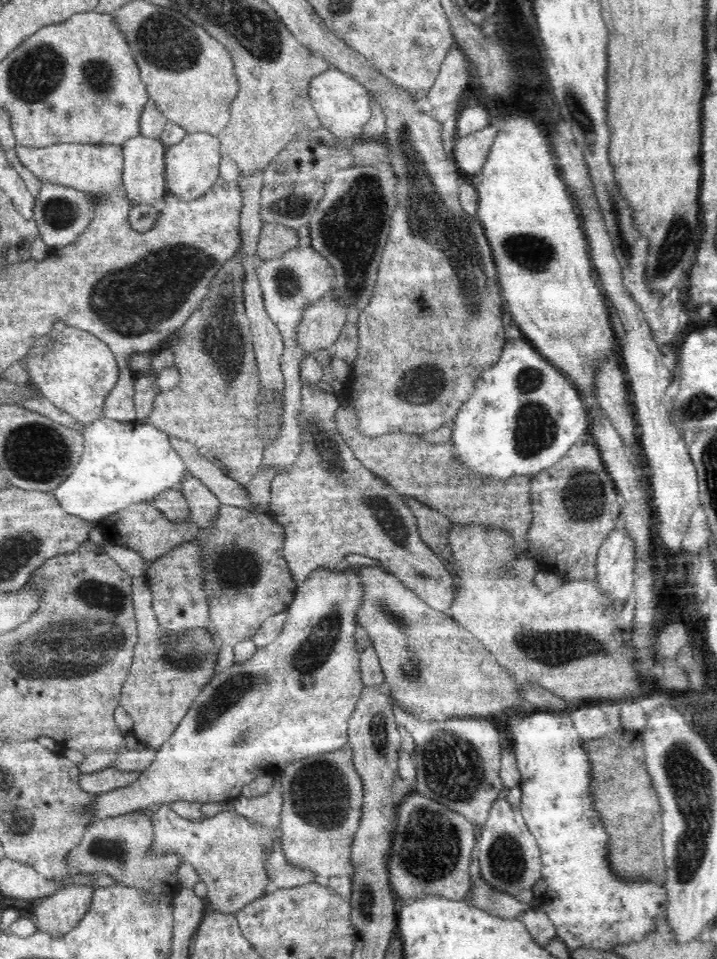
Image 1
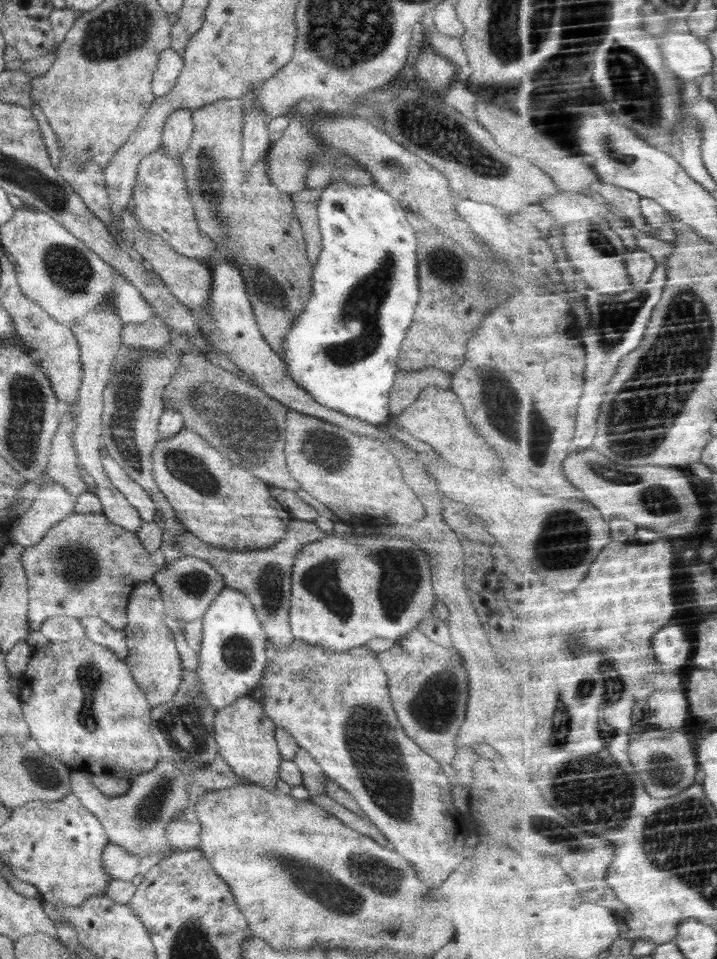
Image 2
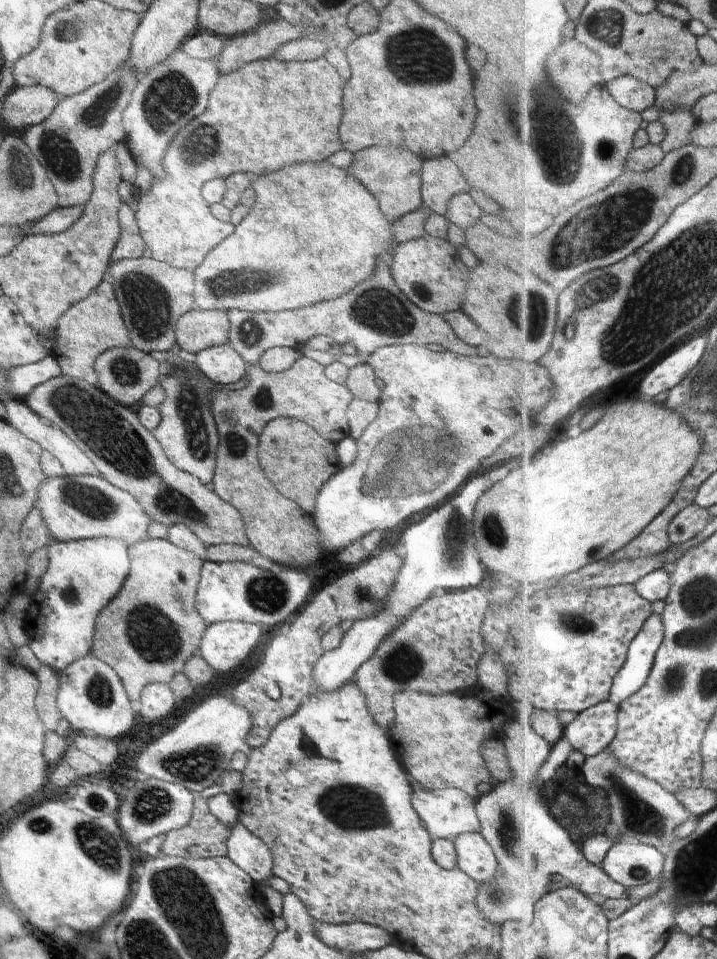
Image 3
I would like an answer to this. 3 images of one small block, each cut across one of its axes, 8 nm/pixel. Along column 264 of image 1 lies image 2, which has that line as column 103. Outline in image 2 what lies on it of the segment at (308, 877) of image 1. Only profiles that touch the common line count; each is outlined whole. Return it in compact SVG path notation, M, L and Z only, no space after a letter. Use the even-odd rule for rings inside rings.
M108 843L103 852L104 870L112 881L131 881L138 874L142 857L128 854L121 846Z

